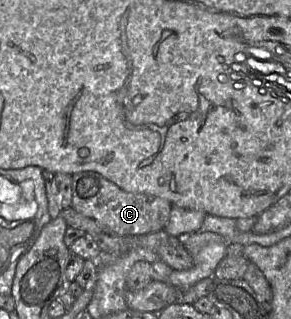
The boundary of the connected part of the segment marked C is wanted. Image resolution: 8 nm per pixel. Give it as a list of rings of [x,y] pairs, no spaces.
[[[96,172],[72,174],[71,207],[120,236],[141,236],[158,232],[166,226],[172,204],[163,198],[126,192]]]

